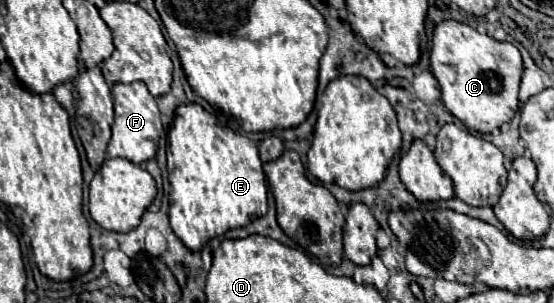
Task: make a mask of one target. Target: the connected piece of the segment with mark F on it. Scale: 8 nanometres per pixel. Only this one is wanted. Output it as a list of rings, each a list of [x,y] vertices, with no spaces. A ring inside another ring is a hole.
[[[142,81],[134,83],[116,83],[112,85],[112,99],[114,99],[114,125],[112,125],[112,139],[108,143],[108,157],[122,157],[136,165],[146,163],[156,155],[158,139],[162,133],[161,113],[158,111],[156,99],[148,93]]]

